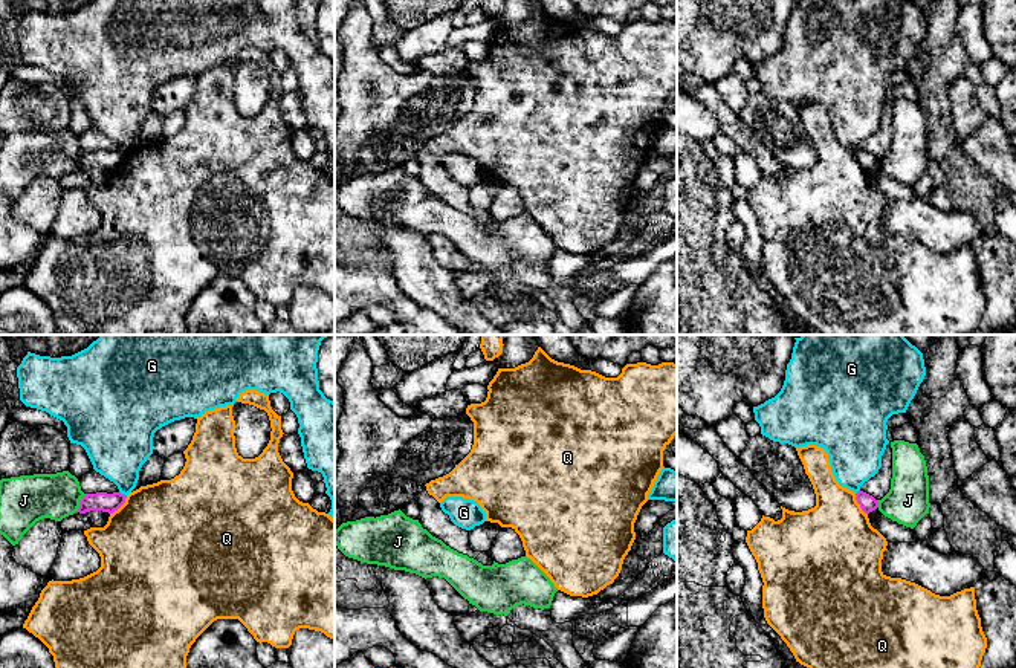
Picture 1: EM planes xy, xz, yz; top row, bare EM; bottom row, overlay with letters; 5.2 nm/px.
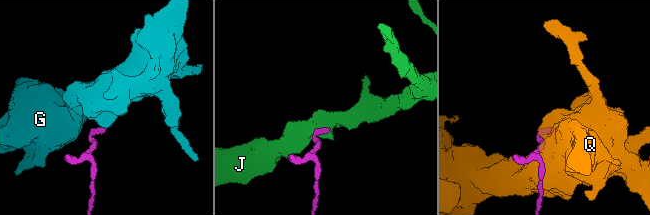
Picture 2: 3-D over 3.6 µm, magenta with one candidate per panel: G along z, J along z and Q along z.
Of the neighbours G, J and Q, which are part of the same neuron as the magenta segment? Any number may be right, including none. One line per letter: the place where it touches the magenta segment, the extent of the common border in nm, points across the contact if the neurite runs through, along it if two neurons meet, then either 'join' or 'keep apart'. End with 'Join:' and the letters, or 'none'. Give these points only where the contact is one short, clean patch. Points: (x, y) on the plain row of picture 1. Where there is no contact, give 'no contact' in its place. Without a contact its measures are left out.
G: xy (122, 152) | 50 nm | along xy (119, 149), (126, 153) | keep apart
J: xy (80, 159) | 120 nm | along xy (87, 152), (80, 158), (80, 164), (75, 168) | keep apart
Q: xy (119, 164) | 140 nm | keep apart
Join: none

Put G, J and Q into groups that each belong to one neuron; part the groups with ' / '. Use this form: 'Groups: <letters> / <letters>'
Groups: G / J / Q

